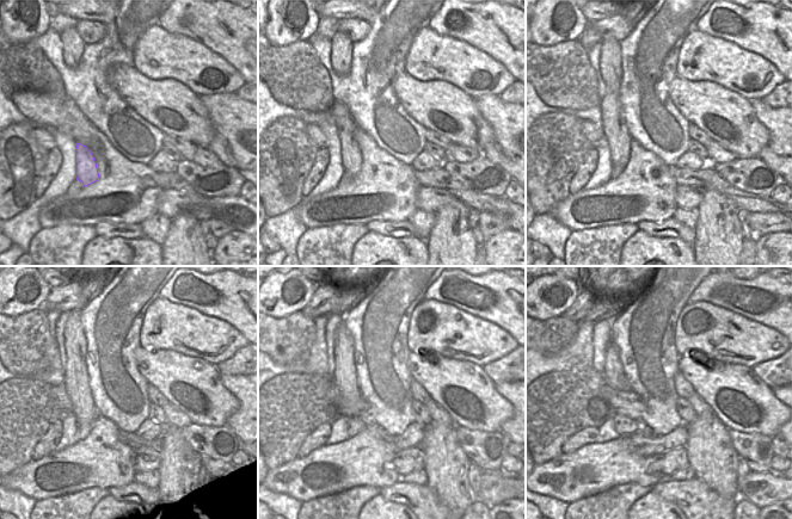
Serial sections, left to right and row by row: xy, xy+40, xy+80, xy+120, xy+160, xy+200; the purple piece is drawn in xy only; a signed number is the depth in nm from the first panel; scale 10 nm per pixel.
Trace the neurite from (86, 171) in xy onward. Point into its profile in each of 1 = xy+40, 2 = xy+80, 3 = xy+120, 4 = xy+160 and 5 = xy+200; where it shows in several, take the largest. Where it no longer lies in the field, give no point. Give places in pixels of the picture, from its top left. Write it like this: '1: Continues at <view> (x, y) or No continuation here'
1: Continues at xy+40 (351, 159)
2: Continues at xy+80 (615, 131)
3: Continues at xy+120 (77, 385)
4: Continues at xy+160 (344, 378)
5: Continues at xy+200 (615, 352)

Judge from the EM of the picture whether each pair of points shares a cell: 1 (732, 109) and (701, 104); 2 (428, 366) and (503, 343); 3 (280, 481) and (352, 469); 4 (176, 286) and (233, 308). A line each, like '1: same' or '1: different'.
1: same
2: different
3: same
4: same

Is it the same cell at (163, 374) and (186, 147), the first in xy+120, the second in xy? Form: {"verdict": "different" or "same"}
{"verdict": "different"}

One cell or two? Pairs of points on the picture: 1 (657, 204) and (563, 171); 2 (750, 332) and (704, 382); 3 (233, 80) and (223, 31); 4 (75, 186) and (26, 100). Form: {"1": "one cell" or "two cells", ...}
{"1": "two cells", "2": "two cells", "3": "two cells", "4": "two cells"}

